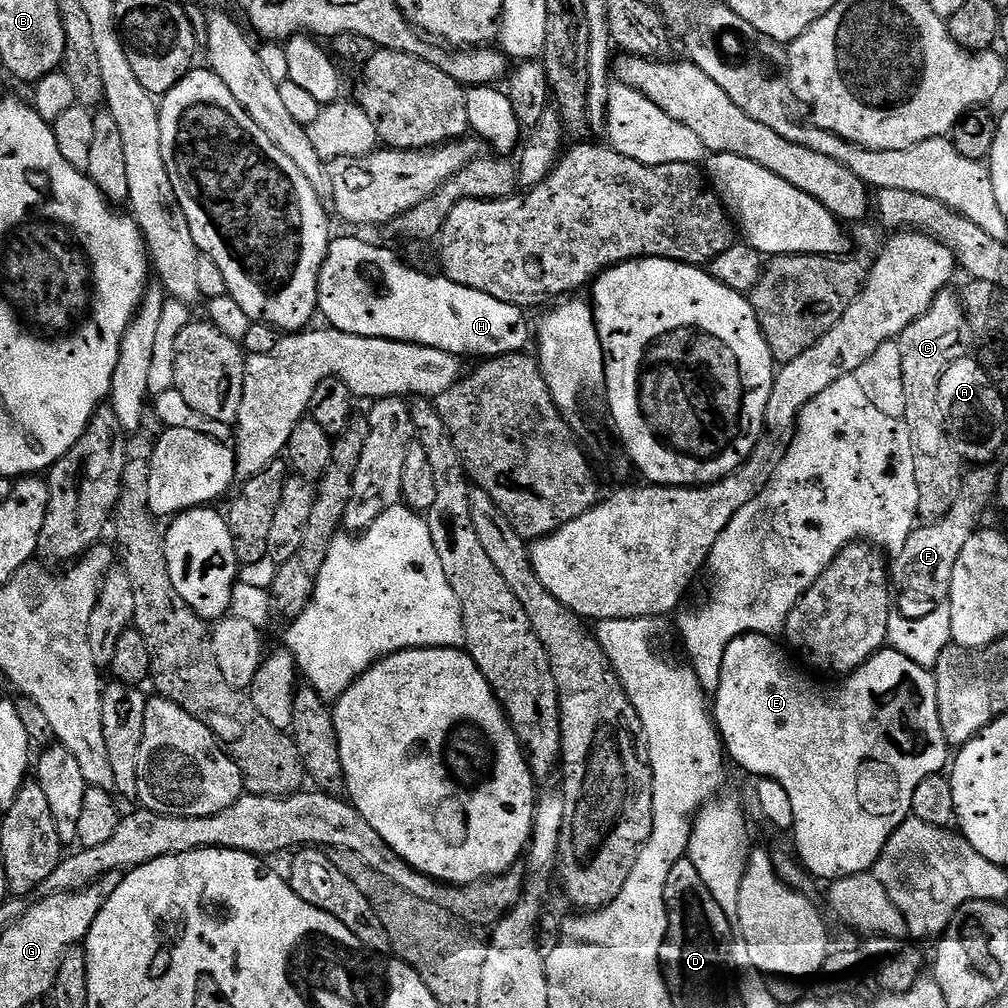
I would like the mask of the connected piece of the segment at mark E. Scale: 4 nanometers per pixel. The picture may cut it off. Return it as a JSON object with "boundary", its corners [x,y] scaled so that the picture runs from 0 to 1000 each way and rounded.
{"boundary":[[[741,627],[738,631],[730,631],[718,646],[718,652],[714,655],[714,676],[708,688],[708,717],[714,733],[720,743],[721,749],[734,762],[739,762],[746,772],[759,770],[770,774],[776,784],[780,784],[784,792],[784,804],[788,806],[788,813],[784,822],[784,828],[790,832],[790,845],[793,856],[799,865],[811,874],[824,875],[832,869],[842,869],[852,865],[865,865],[869,860],[869,853],[883,827],[896,813],[905,810],[905,793],[907,784],[911,784],[911,776],[915,772],[932,770],[941,761],[942,739],[940,733],[935,728],[935,716],[931,712],[931,688],[929,688],[929,672],[924,666],[911,657],[903,657],[899,649],[889,647],[884,641],[878,641],[852,659],[845,667],[836,672],[833,680],[809,679],[801,675],[788,660],[782,656],[783,648],[777,642],[769,639],[766,631],[754,631],[750,627]]]}

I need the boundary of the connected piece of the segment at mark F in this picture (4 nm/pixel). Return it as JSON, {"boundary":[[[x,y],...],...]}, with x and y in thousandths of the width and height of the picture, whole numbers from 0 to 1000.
{"boundary":[[[968,462],[957,467],[948,497],[942,506],[931,516],[914,519],[906,524],[897,541],[888,549],[889,557],[883,560],[883,575],[901,591],[909,595],[939,596],[942,577],[946,569],[946,558],[954,550],[954,542],[973,523],[972,511],[976,503],[985,499],[988,491],[989,465],[984,462]]]}

